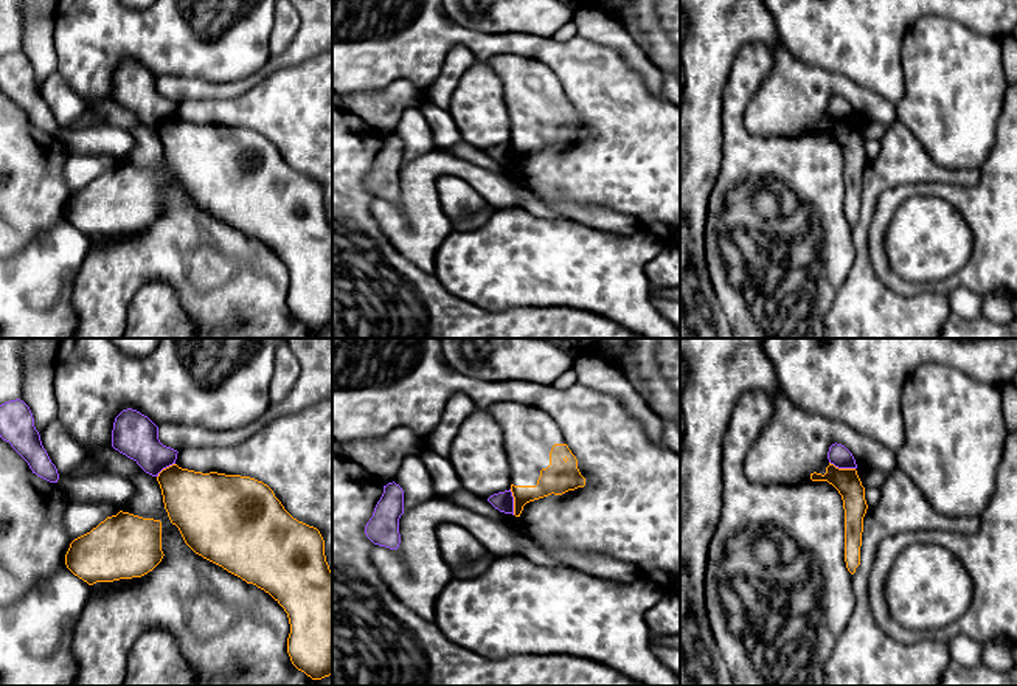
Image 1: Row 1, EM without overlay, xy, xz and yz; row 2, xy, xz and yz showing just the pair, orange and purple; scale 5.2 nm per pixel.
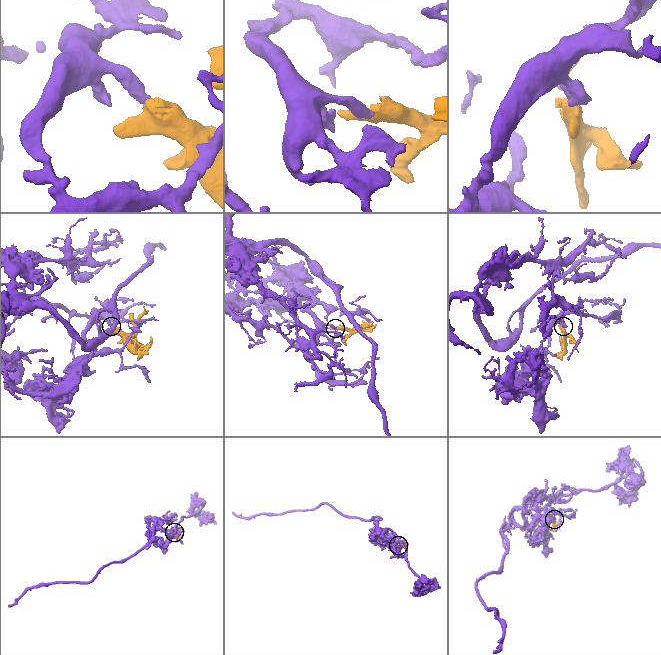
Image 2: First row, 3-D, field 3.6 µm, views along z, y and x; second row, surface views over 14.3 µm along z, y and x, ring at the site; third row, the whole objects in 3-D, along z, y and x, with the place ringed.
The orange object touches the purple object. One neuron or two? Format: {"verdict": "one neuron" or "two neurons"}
{"verdict": "two neurons"}

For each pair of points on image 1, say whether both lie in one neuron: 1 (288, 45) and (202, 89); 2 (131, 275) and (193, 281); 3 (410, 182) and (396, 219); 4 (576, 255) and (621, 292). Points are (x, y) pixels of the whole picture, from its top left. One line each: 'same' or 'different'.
1: same
2: same
3: same
4: same

